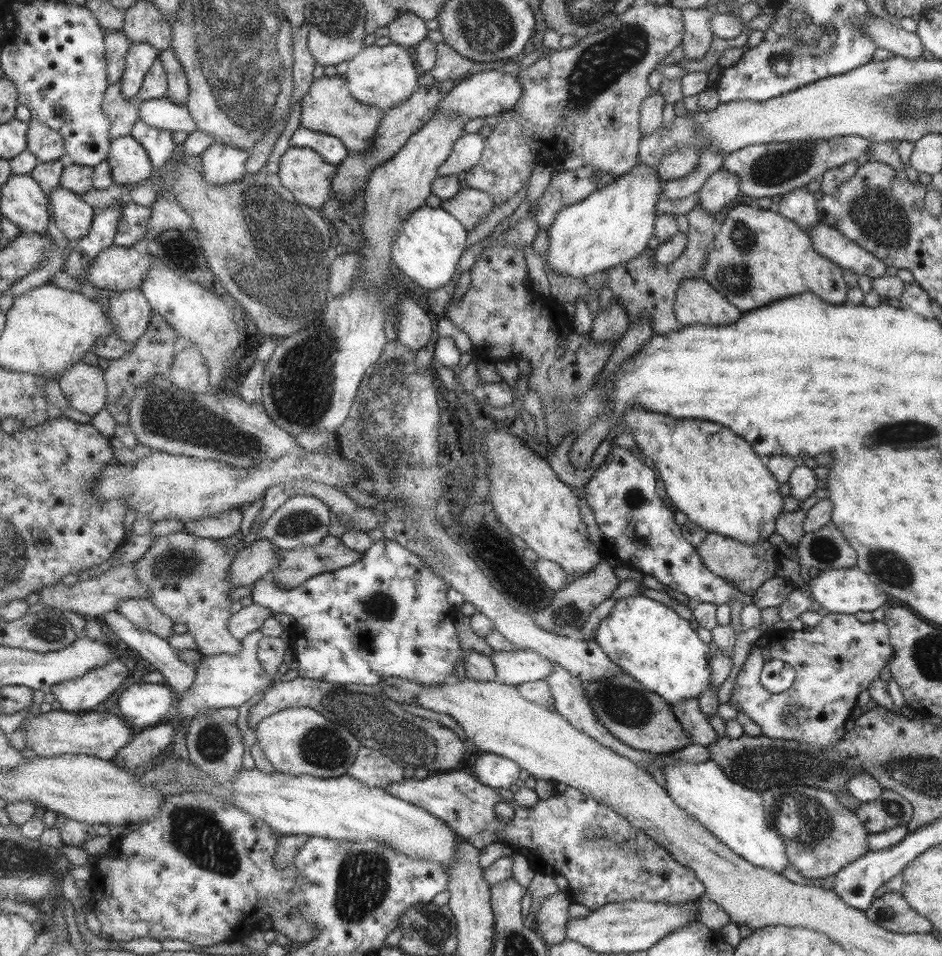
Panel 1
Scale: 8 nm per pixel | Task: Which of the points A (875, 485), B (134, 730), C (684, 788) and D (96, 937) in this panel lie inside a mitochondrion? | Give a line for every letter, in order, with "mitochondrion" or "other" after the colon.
A: other
B: other
C: other
D: other

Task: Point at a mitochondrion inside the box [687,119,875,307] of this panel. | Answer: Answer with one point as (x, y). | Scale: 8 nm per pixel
(783, 165)

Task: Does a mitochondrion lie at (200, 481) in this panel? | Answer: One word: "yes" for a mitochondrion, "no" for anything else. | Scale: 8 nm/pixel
no

